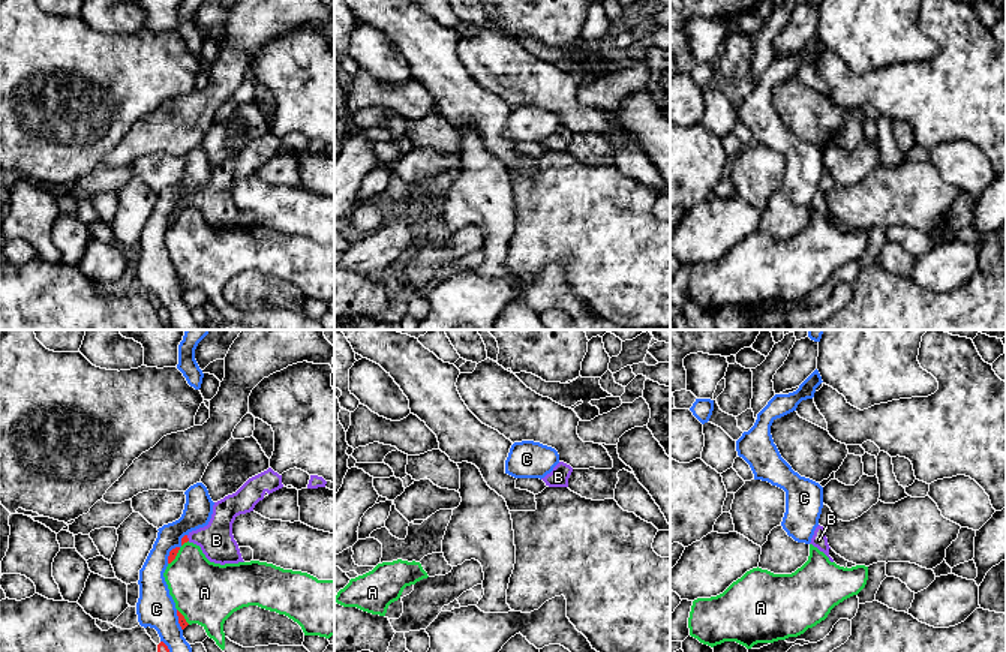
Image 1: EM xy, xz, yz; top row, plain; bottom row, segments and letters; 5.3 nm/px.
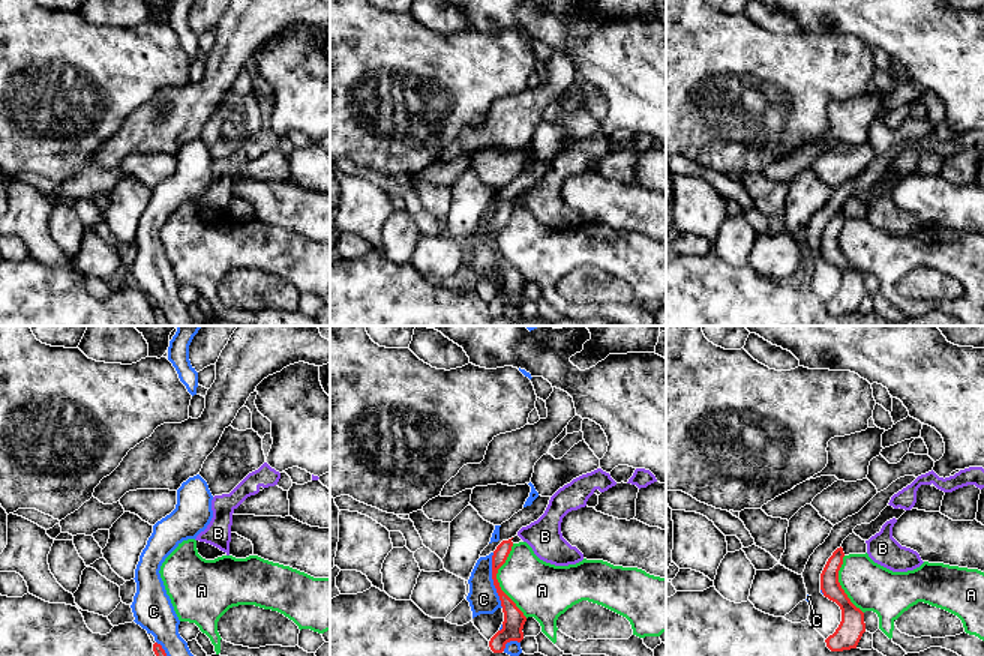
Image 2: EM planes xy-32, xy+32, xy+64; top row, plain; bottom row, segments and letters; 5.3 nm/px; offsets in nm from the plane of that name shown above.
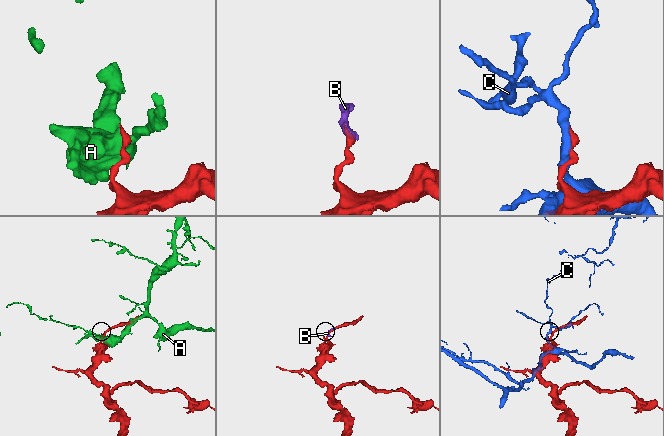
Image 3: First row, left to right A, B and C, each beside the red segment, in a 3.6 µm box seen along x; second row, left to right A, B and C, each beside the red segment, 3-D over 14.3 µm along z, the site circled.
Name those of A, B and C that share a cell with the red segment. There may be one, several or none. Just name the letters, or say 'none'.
B

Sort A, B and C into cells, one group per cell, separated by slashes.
A / B / C

